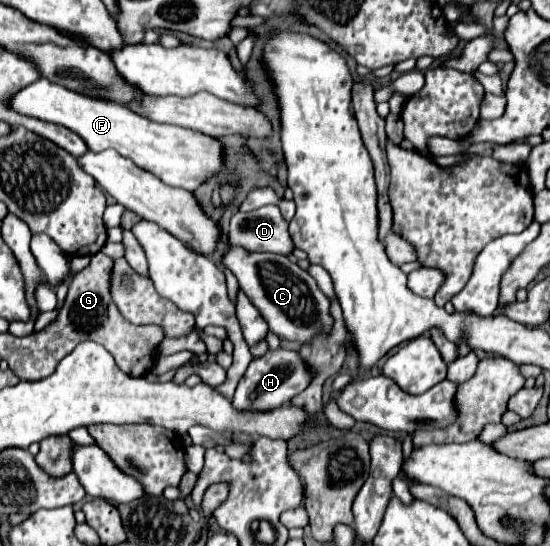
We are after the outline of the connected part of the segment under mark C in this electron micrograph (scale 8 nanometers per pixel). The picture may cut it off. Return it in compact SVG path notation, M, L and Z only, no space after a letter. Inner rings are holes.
M228 246L222 262L226 268L232 270L232 274L238 278L240 290L250 298L250 302L254 302L254 306L268 322L270 330L280 338L302 344L308 342L314 334L330 330L330 300L322 294L322 290L318 290L316 280L288 256L246 252Z

